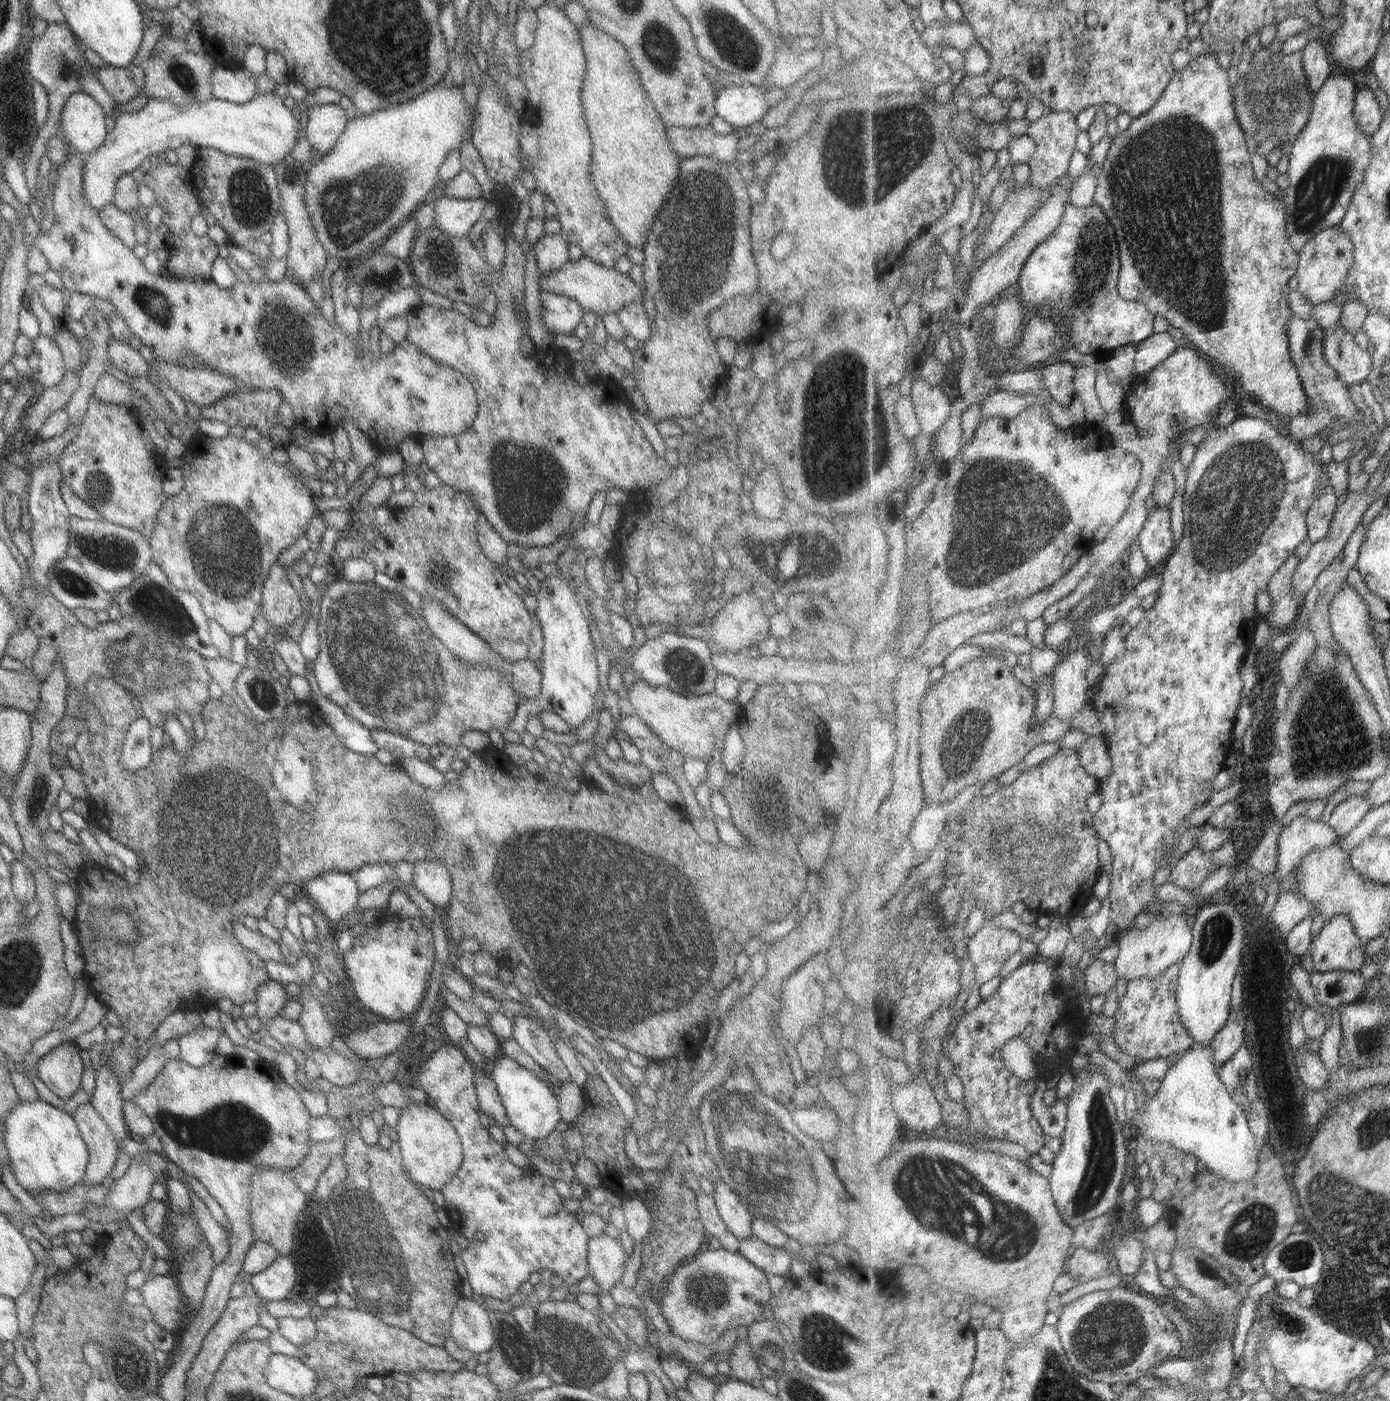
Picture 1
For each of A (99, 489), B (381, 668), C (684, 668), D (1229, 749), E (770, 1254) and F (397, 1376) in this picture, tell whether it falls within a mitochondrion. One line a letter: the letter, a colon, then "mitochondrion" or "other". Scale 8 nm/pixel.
A: mitochondrion
B: mitochondrion
C: mitochondrion
D: other
E: other
F: other

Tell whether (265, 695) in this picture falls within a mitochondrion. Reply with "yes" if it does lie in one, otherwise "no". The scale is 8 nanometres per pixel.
yes

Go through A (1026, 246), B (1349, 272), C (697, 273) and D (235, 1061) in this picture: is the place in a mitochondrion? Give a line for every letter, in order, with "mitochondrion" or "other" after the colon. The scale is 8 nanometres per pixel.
A: other
B: other
C: mitochondrion
D: other

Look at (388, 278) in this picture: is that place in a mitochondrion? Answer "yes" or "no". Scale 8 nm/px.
yes

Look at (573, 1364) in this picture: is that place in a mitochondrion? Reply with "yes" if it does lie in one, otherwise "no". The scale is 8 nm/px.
yes

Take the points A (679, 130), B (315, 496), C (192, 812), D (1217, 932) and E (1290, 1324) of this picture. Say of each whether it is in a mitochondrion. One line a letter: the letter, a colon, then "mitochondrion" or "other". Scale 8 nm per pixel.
A: other
B: other
C: mitochondrion
D: mitochondrion
E: mitochondrion

